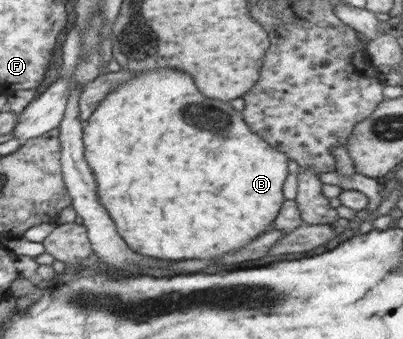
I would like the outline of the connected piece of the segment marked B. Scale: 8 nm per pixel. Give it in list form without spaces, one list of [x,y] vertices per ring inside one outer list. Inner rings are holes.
[[[152,69],[152,71],[134,72],[134,76],[122,84],[118,84],[112,92],[106,94],[106,98],[100,100],[96,110],[84,124],[83,129],[84,156],[88,166],[94,172],[96,184],[98,184],[98,198],[110,218],[116,224],[116,231],[124,242],[141,255],[160,260],[186,260],[206,259],[216,260],[227,253],[234,252],[242,246],[250,243],[256,236],[260,236],[270,229],[272,222],[278,216],[282,204],[285,202],[282,194],[282,185],[288,177],[288,162],[291,160],[288,154],[272,148],[262,136],[253,132],[242,119],[242,114],[235,111],[230,102],[223,102],[208,97],[198,97],[198,89],[192,81],[192,77],[184,71],[174,69]]]

